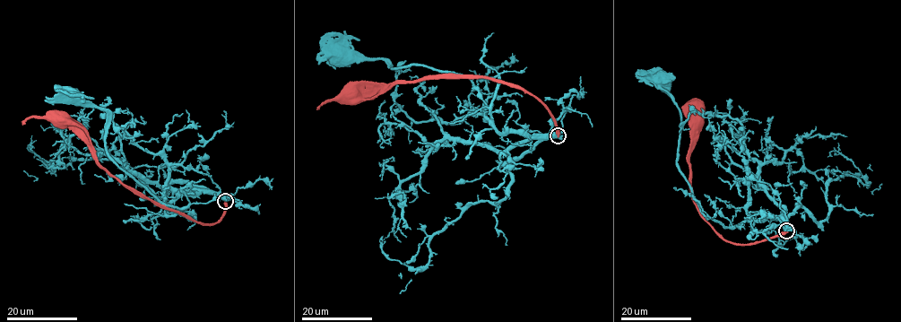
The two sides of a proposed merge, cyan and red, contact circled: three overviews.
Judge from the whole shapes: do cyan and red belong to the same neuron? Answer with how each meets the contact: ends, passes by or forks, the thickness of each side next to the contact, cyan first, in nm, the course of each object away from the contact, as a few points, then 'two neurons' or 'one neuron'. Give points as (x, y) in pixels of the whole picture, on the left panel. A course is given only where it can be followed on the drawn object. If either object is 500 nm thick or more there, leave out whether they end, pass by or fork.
550/400 nm | cyan via (226, 201), (177, 195), (167, 213), (186, 206), (160, 203), (128, 175), (105, 146), (107, 114), (69, 99) | red via (226, 201), (223, 216), (216, 222), (193, 221), (121, 184), (100, 164), (90, 147), (58, 122) | two neurons

